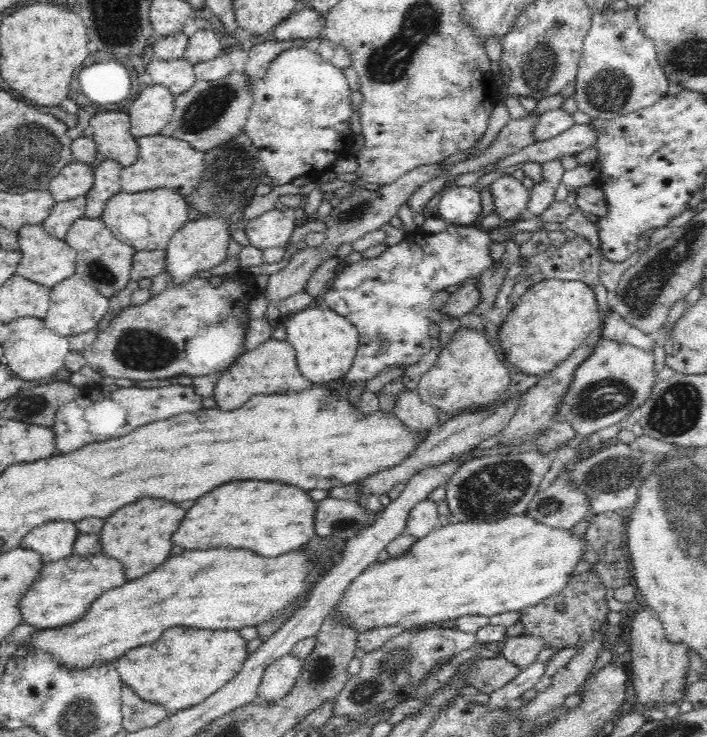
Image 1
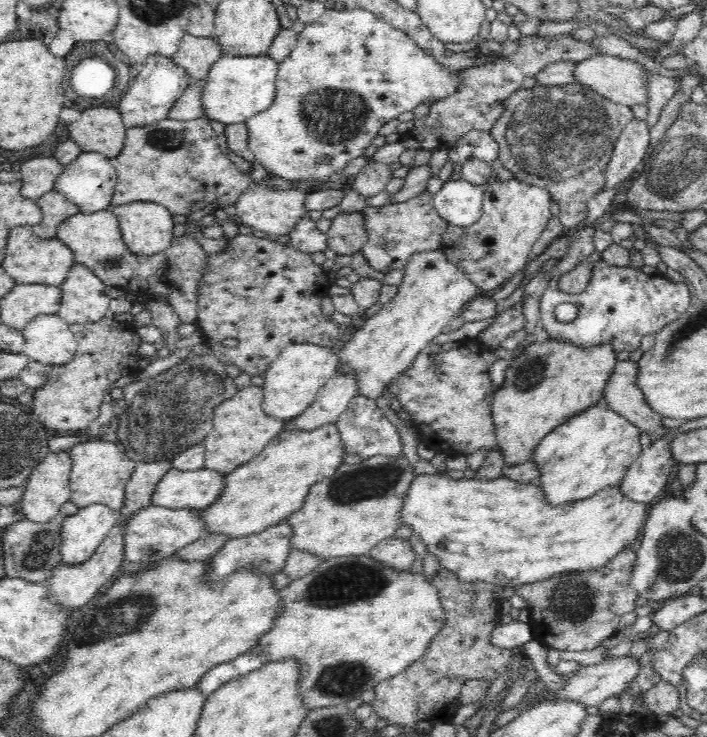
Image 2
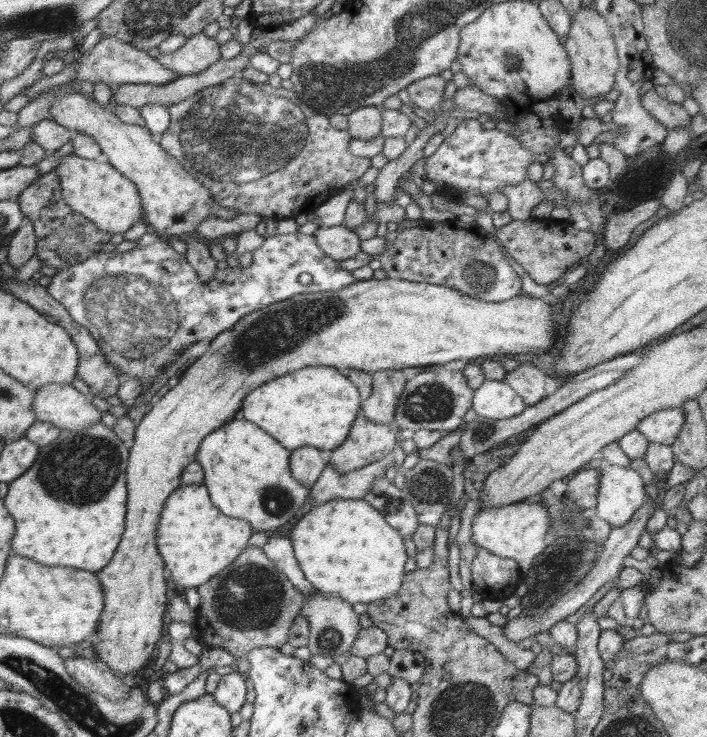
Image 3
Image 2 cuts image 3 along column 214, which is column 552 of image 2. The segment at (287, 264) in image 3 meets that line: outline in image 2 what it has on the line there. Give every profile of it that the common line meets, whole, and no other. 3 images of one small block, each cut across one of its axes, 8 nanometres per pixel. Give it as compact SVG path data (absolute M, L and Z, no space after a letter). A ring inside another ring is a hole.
M596 225L582 228L572 233L568 252L559 259L557 267L540 299L540 326L546 329L554 339L564 339L576 347L596 347L602 343L610 343L614 351L634 352L646 334L654 335L664 326L676 320L691 303L691 291L685 282L673 282L664 275L646 275L640 269L630 266L618 267L607 265L603 260L592 268L586 289L575 295L560 291L558 280L563 274L572 270L576 264L594 252L592 237ZM572 302L578 307L577 317L571 322L560 322L554 315L558 304Z

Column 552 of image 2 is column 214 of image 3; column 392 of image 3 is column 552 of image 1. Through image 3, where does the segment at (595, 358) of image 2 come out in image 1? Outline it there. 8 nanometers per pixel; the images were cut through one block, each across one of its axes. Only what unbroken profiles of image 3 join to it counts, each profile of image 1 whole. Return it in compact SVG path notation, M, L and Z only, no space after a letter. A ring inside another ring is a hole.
M544 279L515 302L499 330L508 361L527 375L543 376L563 364L602 322L594 289L579 280Z

